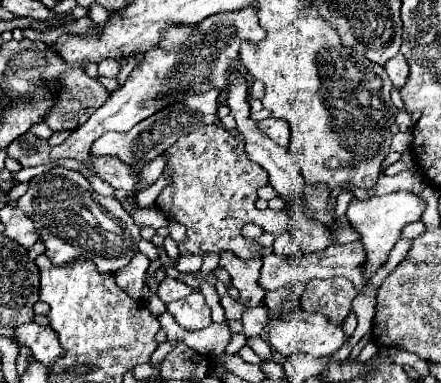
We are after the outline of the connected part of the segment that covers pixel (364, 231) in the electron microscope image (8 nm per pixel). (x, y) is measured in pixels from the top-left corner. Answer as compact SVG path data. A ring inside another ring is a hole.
M392 192L386 196L376 196L370 200L352 200L348 210L346 210L346 218L352 226L352 230L356 230L360 234L360 240L366 248L366 264L362 266L362 274L366 276L366 280L370 280L376 270L386 262L388 252L394 248L394 244L400 238L400 232L406 224L420 220L422 212L424 212L424 202L412 194L412 192Z

